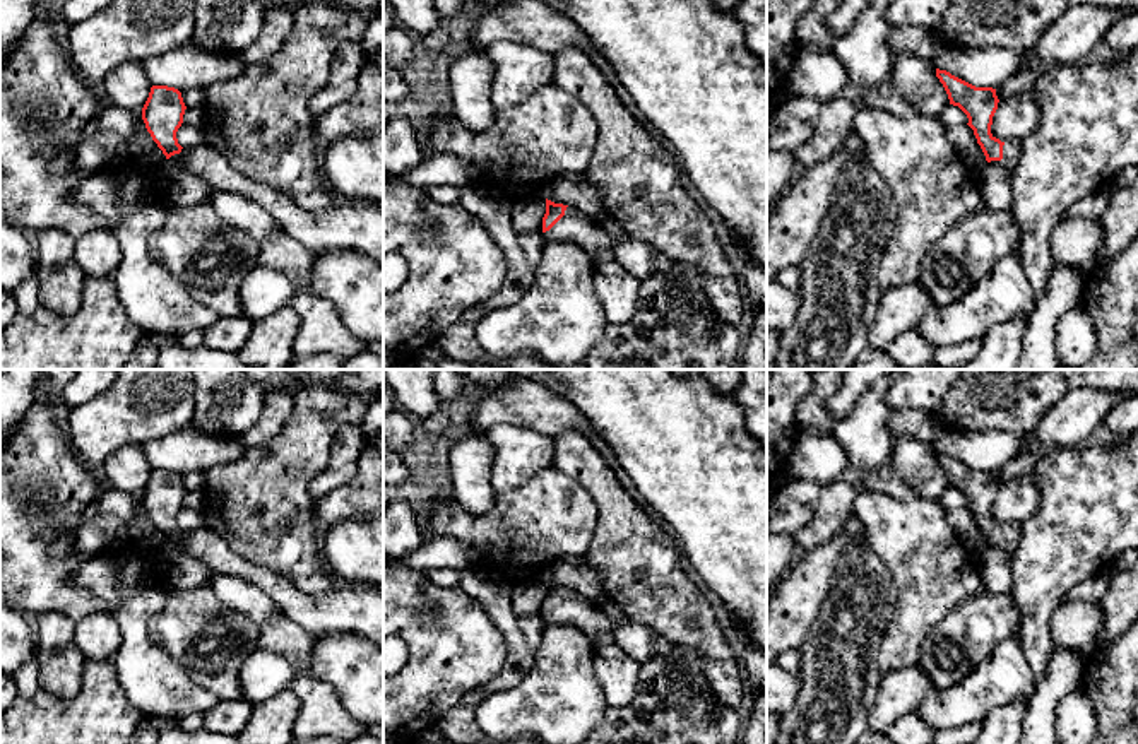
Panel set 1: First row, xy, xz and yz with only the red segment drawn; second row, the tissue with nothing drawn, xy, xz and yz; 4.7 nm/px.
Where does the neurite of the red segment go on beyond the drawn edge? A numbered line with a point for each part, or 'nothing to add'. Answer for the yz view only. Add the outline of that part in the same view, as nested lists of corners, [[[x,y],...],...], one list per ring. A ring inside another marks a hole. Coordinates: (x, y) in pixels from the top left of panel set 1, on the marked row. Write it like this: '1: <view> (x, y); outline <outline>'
1: yz (1012, 151); outline [[[1010,140],[1010,142],[1005,142],[1005,145],[1003,145],[1003,159],[991,161],[989,164],[994,164],[994,166],[1011,173],[1016,168],[1020,156],[1022,156],[1020,142]]]

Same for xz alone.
1: xz (574, 226); outline [[[566,207],[565,216],[542,236],[549,241],[572,241],[578,245],[594,263],[614,260],[611,236],[606,229],[573,207]]]

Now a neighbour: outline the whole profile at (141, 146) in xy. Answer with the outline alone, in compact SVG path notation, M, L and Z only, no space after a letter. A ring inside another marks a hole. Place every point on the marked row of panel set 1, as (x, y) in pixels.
M144 123L132 133L128 140L128 157L133 157L147 166L159 166L166 159Z

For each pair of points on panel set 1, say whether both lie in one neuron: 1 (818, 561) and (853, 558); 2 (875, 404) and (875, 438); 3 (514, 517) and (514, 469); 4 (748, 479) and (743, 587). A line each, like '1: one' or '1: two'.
1: two
2: one
3: two
4: one

